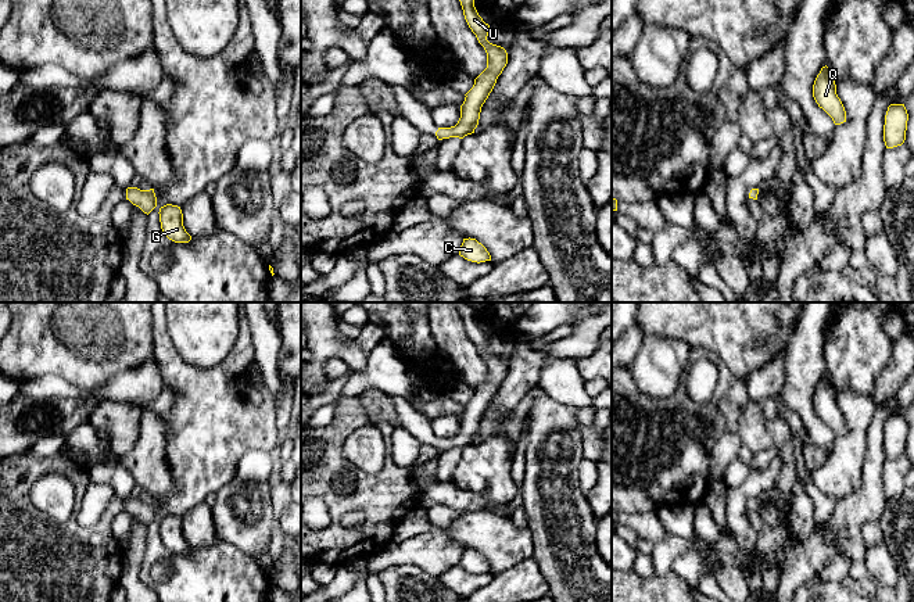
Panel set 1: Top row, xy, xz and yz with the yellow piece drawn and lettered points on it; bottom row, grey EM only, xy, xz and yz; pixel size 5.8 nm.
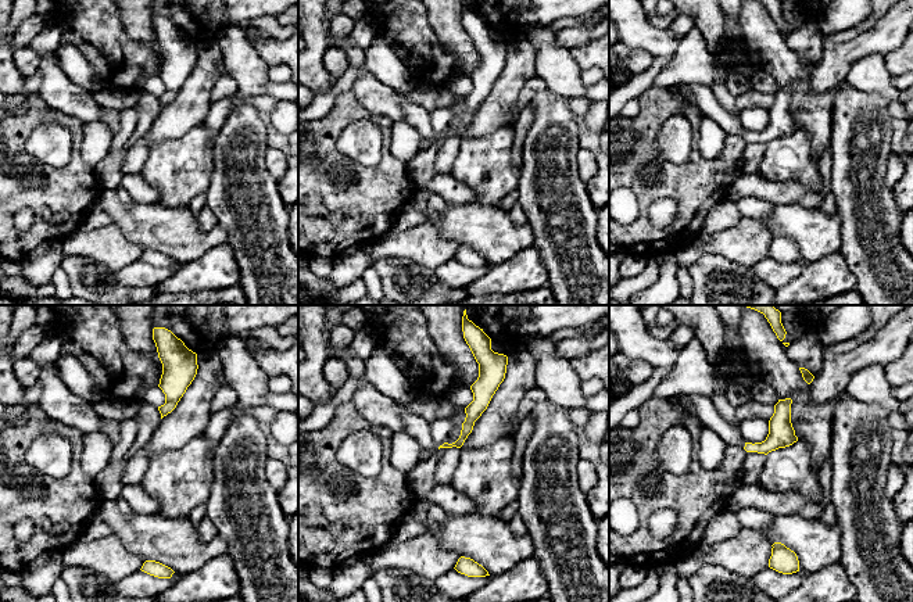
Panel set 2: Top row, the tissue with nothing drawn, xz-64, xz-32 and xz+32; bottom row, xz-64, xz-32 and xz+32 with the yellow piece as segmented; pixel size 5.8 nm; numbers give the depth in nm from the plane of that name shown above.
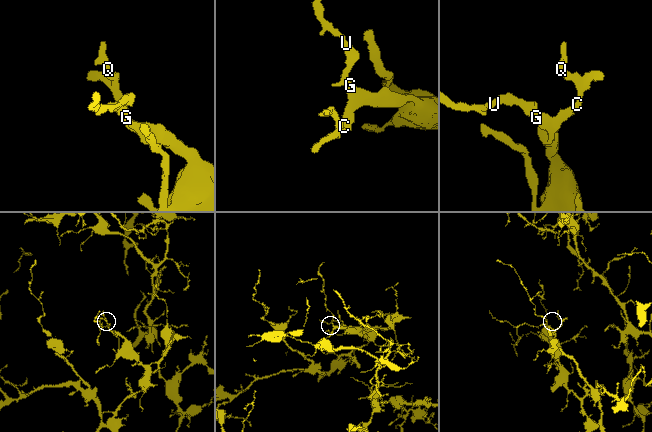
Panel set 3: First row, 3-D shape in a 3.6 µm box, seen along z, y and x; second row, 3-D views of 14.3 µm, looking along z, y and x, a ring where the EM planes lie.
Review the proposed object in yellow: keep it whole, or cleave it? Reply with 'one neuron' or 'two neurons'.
one neuron

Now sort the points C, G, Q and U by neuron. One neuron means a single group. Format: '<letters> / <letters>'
C G Q U

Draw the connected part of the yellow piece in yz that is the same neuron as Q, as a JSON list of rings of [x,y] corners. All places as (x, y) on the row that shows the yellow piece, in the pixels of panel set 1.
[[[821,68],[813,85],[813,97],[820,108],[822,108],[835,125],[846,122],[846,111],[836,94],[836,85],[829,68]]]

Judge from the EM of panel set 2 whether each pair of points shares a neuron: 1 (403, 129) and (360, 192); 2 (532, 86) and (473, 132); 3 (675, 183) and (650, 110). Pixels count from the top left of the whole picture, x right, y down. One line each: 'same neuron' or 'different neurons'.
1: different neurons
2: different neurons
3: same neuron

